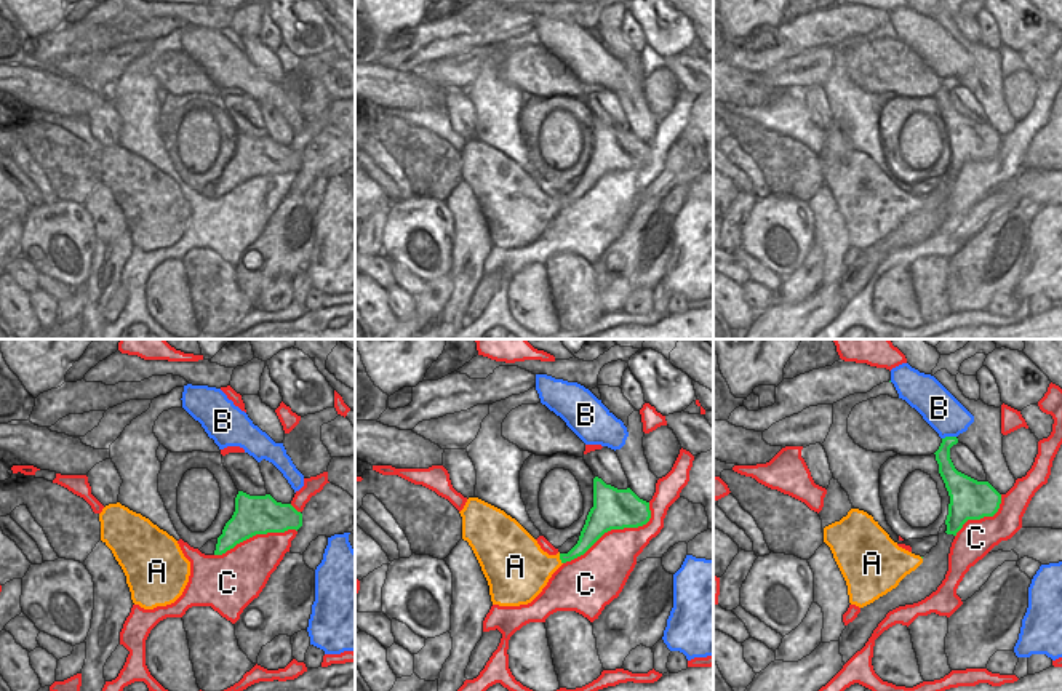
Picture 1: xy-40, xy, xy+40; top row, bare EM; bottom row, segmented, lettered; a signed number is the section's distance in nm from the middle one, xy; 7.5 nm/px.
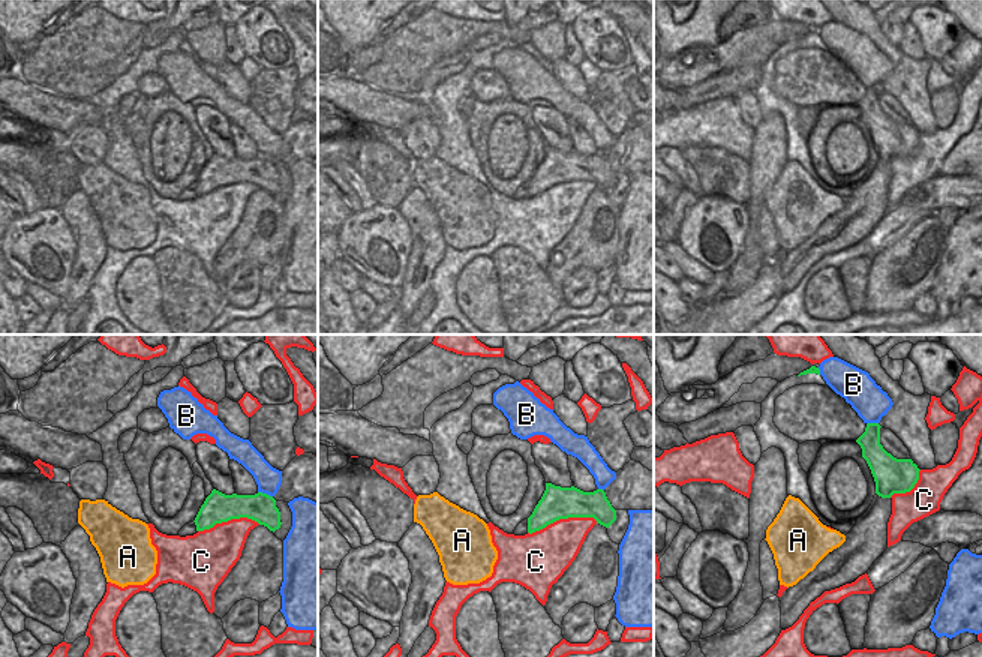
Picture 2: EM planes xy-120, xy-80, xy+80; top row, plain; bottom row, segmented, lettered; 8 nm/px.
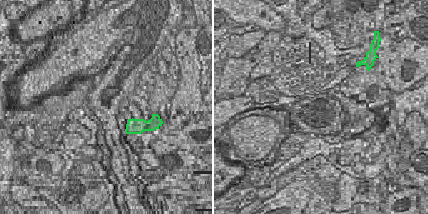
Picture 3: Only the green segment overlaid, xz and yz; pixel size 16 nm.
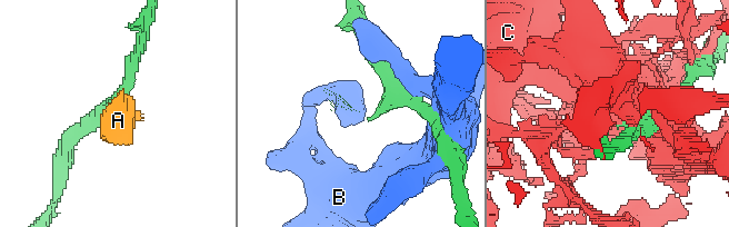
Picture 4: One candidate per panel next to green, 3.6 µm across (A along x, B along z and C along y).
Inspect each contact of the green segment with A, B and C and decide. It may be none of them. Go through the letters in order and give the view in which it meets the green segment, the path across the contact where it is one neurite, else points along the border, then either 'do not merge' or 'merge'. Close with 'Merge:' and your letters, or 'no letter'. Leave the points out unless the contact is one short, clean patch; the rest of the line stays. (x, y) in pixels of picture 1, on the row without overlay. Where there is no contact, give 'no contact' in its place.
A: contact in xy; merge
B: contact in xy+40; do not merge
C: contact in xy; do not merge
Merge: A

